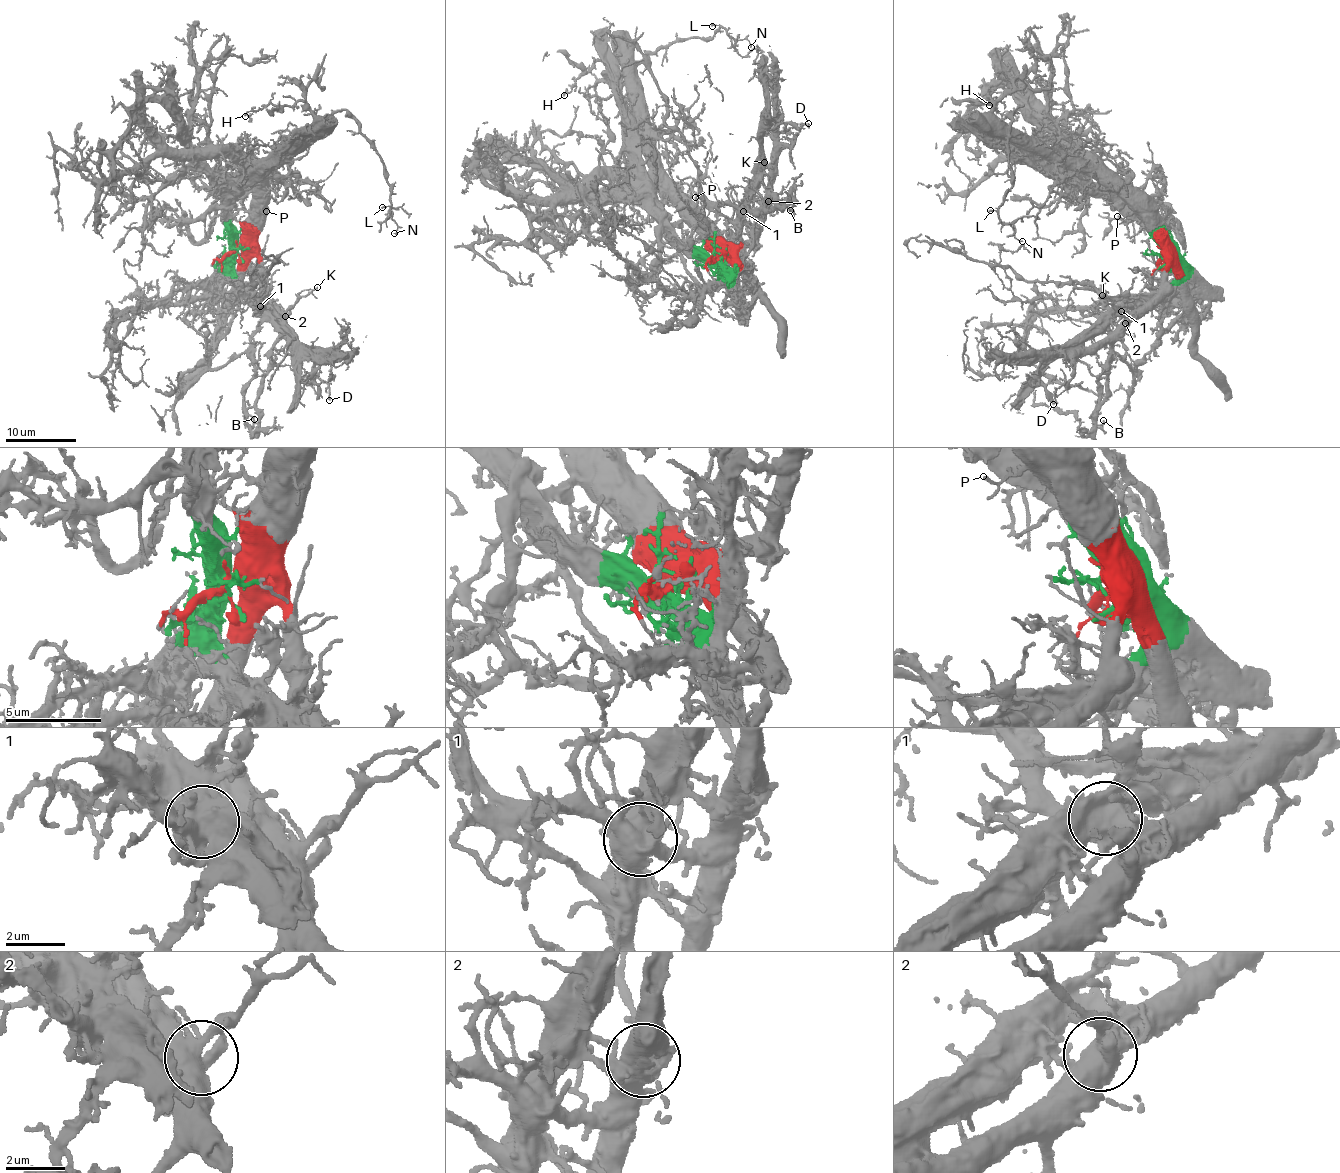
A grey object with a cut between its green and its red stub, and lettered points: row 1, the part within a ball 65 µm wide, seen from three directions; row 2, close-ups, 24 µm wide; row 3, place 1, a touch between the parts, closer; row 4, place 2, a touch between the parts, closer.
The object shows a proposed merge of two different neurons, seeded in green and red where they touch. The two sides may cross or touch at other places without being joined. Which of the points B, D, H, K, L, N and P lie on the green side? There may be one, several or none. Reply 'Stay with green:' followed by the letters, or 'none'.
Stay with green: B

